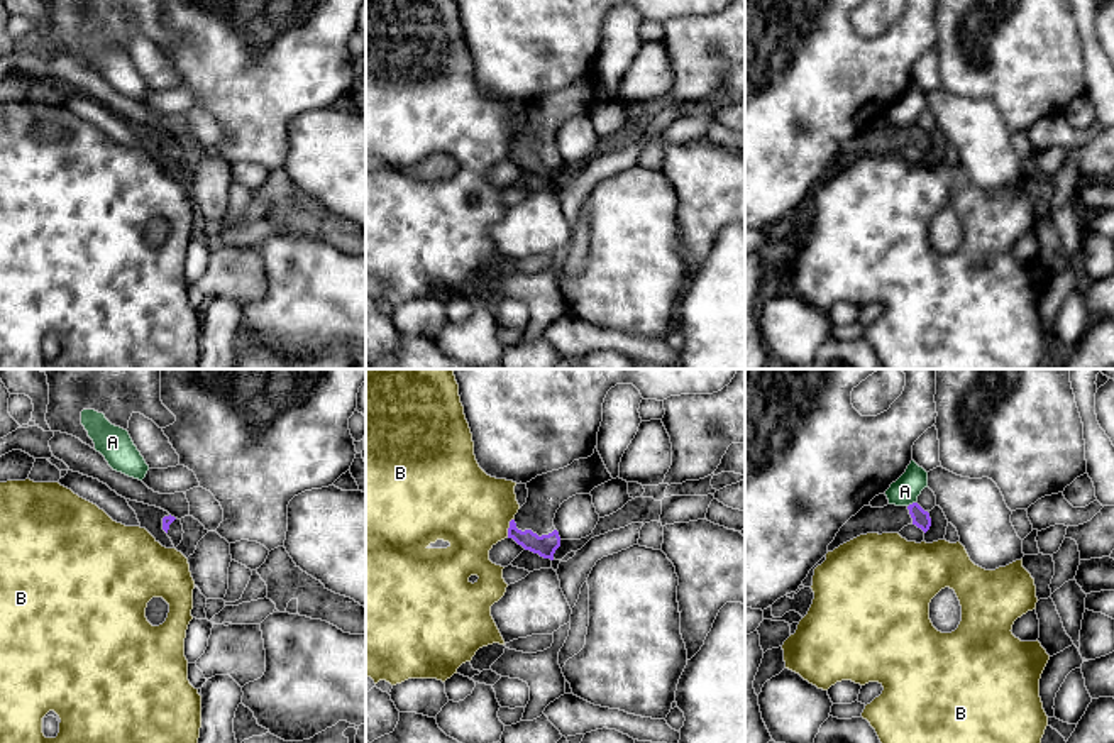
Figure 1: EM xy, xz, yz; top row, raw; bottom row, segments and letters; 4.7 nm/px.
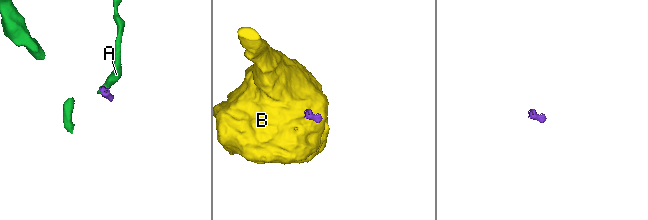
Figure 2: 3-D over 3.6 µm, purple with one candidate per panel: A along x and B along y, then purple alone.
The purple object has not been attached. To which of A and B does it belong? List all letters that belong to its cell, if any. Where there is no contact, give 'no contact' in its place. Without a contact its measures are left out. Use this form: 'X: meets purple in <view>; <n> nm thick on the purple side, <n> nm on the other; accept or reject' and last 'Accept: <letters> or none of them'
A: meets purple in yz; 80 nm thick on the purple side, 140 nm on the other; reject
B: meets purple in xz; 110 nm thick on the purple side, 380 nm on the other; reject
Accept: none of them

